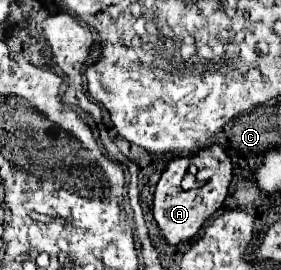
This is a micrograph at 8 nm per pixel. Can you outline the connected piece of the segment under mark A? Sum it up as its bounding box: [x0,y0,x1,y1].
[152,146,232,246]

